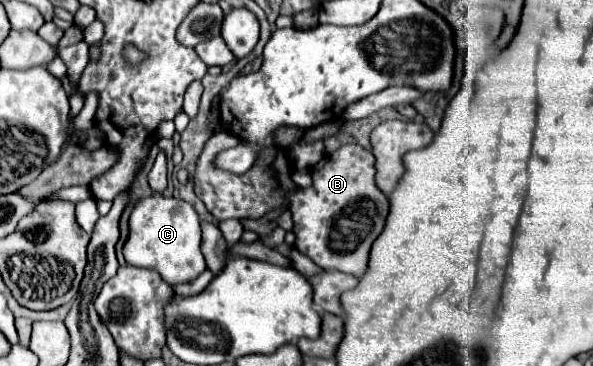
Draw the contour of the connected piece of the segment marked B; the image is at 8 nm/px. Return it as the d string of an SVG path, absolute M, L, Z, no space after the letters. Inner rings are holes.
M343 145L333 155L323 157L311 173L313 185L305 189L305 193L289 193L287 195L287 209L293 217L293 233L295 233L295 247L307 255L317 267L323 271L341 271L353 277L361 277L367 269L367 257L371 243L385 227L385 219L389 213L387 195L375 189L375 157L371 151L363 149L361 145Z

